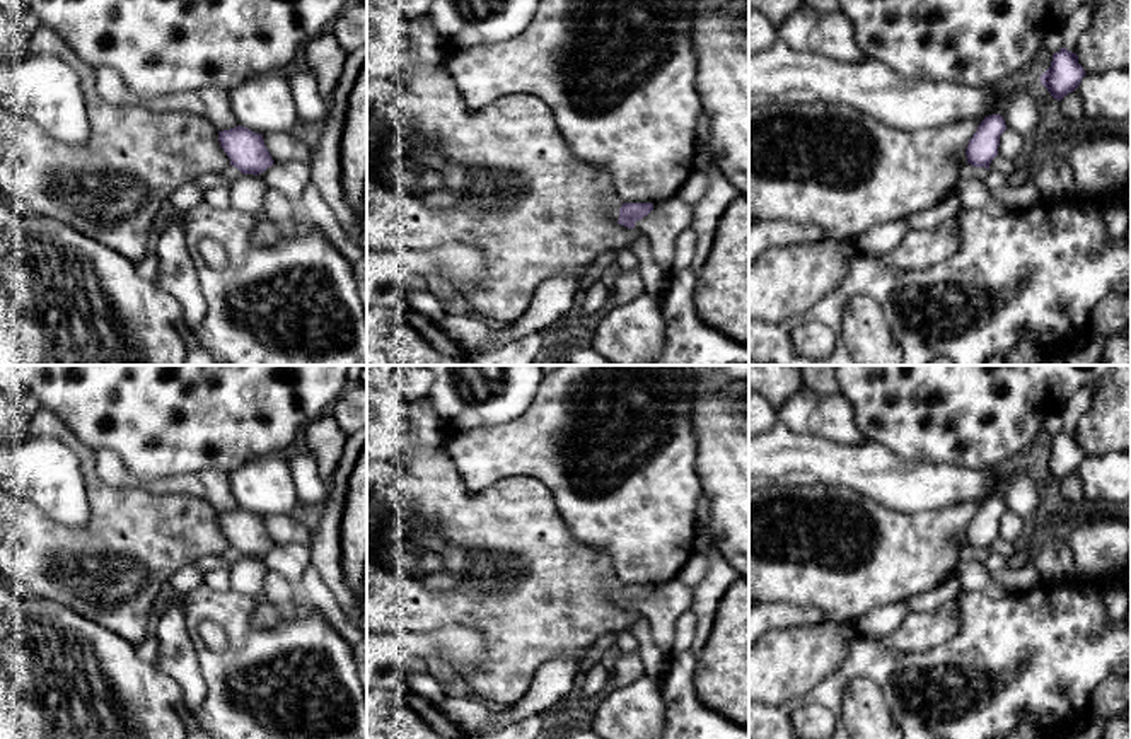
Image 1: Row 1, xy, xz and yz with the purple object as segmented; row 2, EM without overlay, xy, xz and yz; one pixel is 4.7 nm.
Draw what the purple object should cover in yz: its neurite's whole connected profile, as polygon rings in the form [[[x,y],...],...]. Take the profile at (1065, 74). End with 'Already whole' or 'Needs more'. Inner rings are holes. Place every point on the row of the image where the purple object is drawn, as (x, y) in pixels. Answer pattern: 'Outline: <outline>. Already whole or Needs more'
Outline: [[[1061,48],[1053,55],[1051,67],[1041,75],[1041,84],[1054,99],[1061,101],[1064,96],[1078,89],[1085,75],[1076,53]]]. Already whole

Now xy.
Outline: [[[244,126],[218,131],[218,142],[230,166],[242,174],[261,174],[273,166],[273,159],[264,145],[263,135],[254,133]]]. Already whole

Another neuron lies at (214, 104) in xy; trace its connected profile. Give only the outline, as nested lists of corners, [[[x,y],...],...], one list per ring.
[[[111,68],[96,70],[96,89],[106,101],[123,106],[143,106],[157,113],[191,113],[205,118],[217,131],[239,126],[234,118],[229,90],[205,87],[159,97],[140,97],[131,92]]]

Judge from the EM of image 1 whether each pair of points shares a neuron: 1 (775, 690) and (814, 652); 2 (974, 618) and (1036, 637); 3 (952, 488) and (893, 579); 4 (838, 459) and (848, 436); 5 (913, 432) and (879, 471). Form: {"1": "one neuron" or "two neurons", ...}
{"1": "one neuron", "2": "one neuron", "3": "two neurons", "4": "two neurons", "5": "two neurons"}

